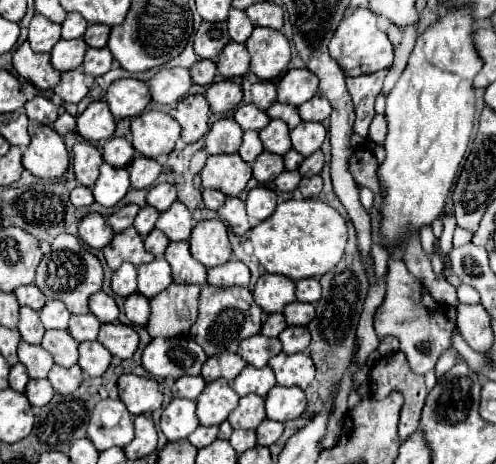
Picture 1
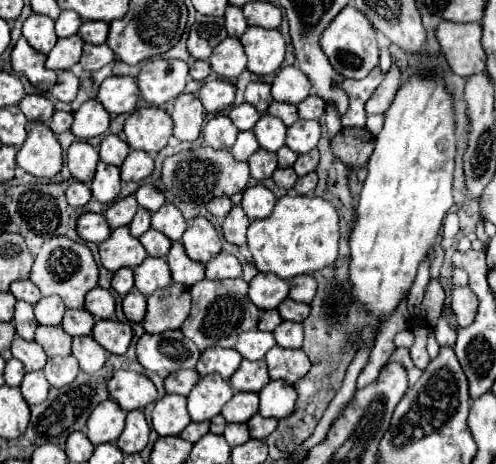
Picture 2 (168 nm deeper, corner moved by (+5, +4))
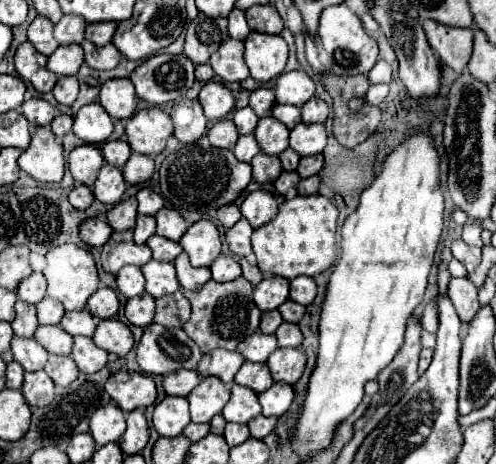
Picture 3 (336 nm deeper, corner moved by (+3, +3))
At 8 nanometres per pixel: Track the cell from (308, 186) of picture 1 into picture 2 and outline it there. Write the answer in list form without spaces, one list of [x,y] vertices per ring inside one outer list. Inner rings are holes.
[[[311,172],[311,174],[305,174],[305,176],[301,176],[301,178],[297,180],[295,192],[297,192],[297,194],[311,194],[315,186],[317,186],[317,174]]]

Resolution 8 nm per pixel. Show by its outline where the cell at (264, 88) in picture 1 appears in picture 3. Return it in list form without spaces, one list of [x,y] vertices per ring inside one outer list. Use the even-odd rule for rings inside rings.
[[[261,87],[261,89],[255,89],[249,97],[249,105],[253,107],[255,115],[257,117],[267,117],[275,105],[275,93],[273,89],[267,89],[267,87]]]

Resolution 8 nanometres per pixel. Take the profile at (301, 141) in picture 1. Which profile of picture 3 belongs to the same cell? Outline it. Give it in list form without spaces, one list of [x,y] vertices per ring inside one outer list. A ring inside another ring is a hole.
[[[299,123],[289,135],[289,147],[301,157],[317,155],[327,145],[327,131],[323,123]]]

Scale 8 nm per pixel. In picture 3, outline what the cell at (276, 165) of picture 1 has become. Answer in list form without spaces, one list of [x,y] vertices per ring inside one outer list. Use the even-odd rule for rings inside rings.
[[[257,153],[251,159],[251,167],[253,167],[253,179],[257,183],[273,183],[283,171],[279,157],[269,157],[267,153]]]

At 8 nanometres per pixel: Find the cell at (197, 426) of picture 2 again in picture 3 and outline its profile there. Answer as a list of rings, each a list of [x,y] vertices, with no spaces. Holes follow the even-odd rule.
[[[189,423],[185,429],[183,429],[183,435],[189,439],[189,441],[199,441],[199,439],[203,439],[205,435],[209,435],[209,423],[203,423],[203,425],[199,425],[199,423]]]

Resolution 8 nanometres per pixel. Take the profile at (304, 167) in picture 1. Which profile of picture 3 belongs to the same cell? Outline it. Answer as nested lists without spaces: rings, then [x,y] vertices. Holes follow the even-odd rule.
[[[309,155],[309,157],[301,157],[297,173],[301,177],[311,177],[317,175],[321,167],[323,167],[323,155]]]

